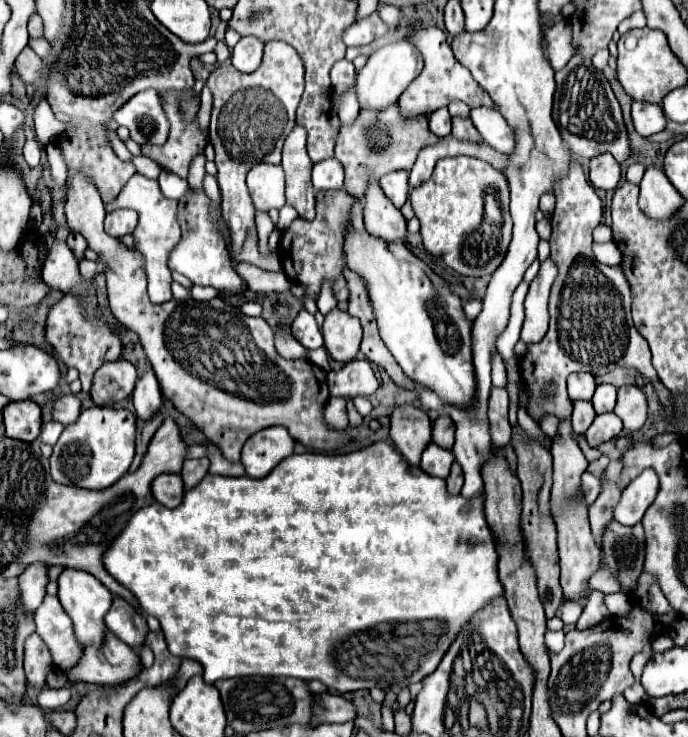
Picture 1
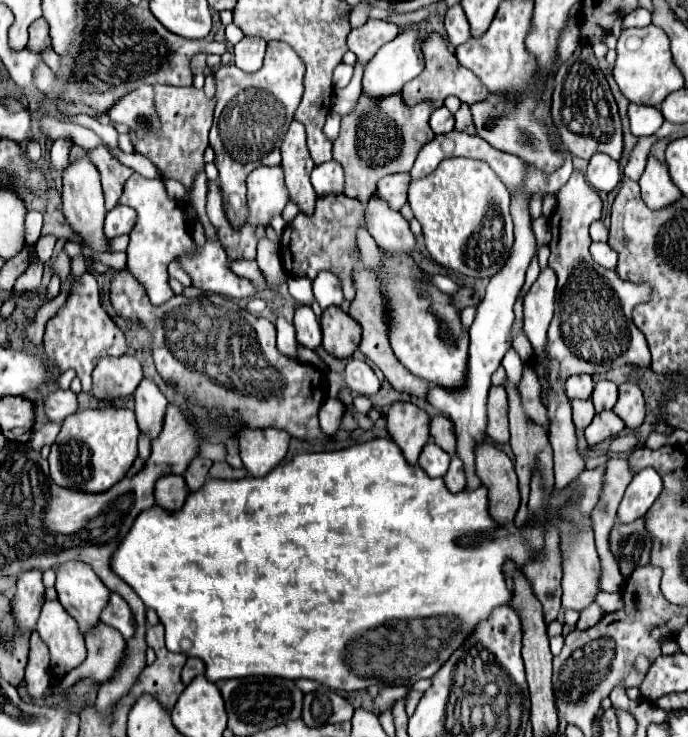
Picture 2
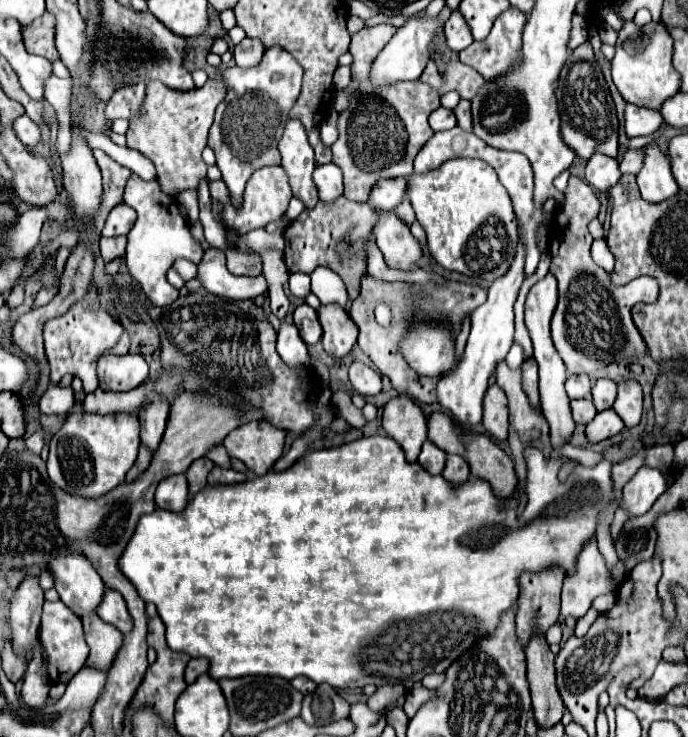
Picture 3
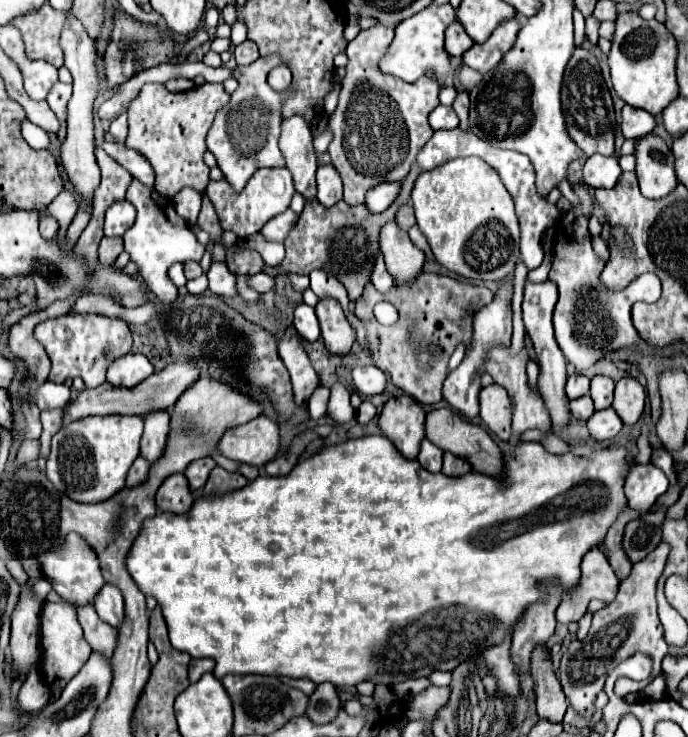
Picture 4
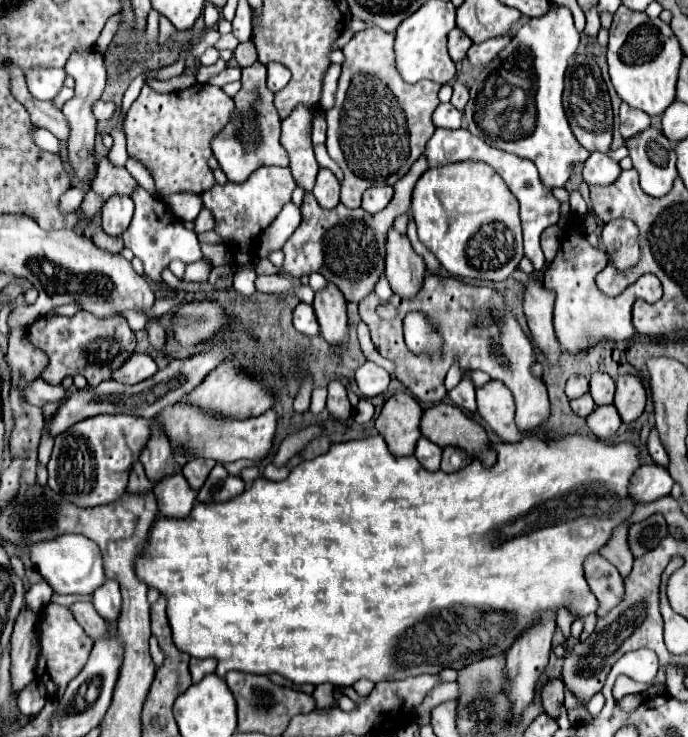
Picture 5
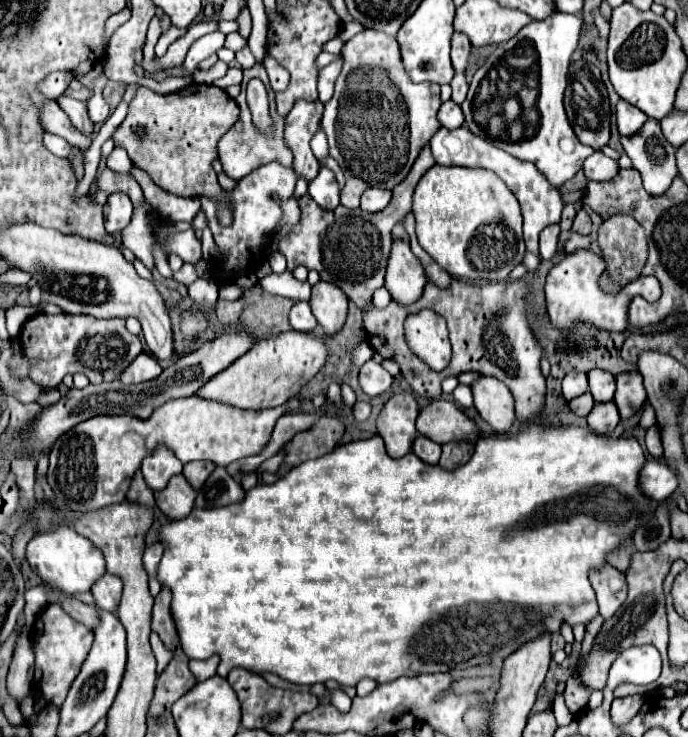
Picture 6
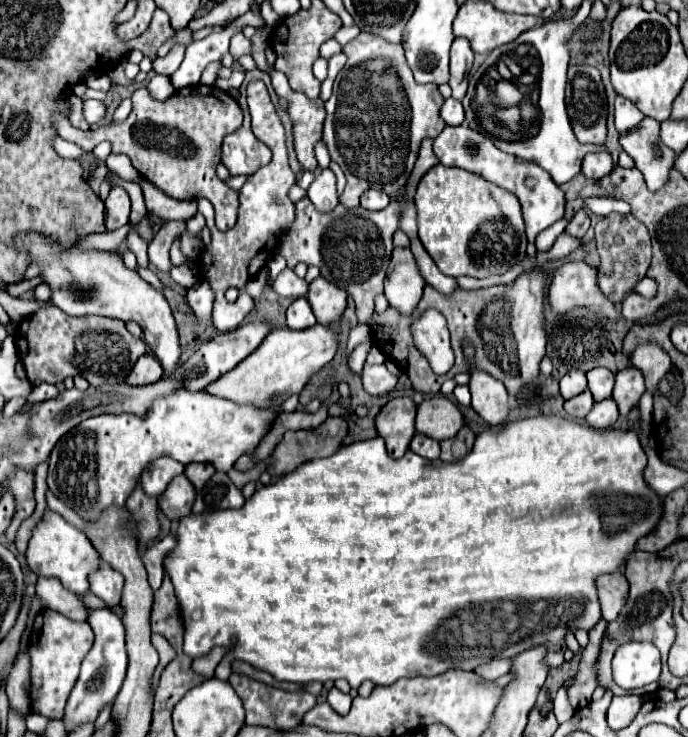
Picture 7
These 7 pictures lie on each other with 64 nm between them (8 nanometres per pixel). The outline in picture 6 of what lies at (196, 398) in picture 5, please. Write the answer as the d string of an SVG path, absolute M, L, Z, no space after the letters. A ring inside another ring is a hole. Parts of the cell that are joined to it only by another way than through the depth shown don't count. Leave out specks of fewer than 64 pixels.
M286 332L262 340L260 344L252 346L248 356L240 356L236 364L218 372L196 392L196 396L204 400L216 400L240 410L266 410L284 404L292 394L300 390L326 362L328 348L316 334L302 334L302 332Z

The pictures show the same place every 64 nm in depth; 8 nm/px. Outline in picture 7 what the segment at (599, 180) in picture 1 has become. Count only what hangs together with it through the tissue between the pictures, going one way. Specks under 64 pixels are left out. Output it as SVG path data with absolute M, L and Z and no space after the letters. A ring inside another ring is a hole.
M594 152L588 154L582 162L582 172L588 180L600 180L604 176L608 176L614 170L614 162L612 156L608 152Z

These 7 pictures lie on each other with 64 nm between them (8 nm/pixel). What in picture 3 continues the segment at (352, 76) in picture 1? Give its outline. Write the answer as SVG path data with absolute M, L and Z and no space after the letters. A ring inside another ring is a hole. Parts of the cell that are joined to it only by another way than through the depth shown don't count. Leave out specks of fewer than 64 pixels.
M338 66L338 70L334 72L334 86L336 88L346 88L350 84L350 78L352 78L350 66Z

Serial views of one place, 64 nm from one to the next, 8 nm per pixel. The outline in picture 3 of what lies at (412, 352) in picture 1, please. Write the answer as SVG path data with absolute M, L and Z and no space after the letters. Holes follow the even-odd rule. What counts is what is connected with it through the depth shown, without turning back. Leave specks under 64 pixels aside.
M412 324L400 340L400 352L408 366L422 376L442 378L458 364L454 336L444 324Z

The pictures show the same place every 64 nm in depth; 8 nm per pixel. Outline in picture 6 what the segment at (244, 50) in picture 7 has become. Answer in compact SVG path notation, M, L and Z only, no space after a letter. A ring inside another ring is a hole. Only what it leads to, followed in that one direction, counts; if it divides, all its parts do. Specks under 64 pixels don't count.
M232 32L232 34L228 34L228 36L226 36L224 46L234 52L238 52L240 48L244 48L244 46L246 46L246 40L244 40L238 32Z

